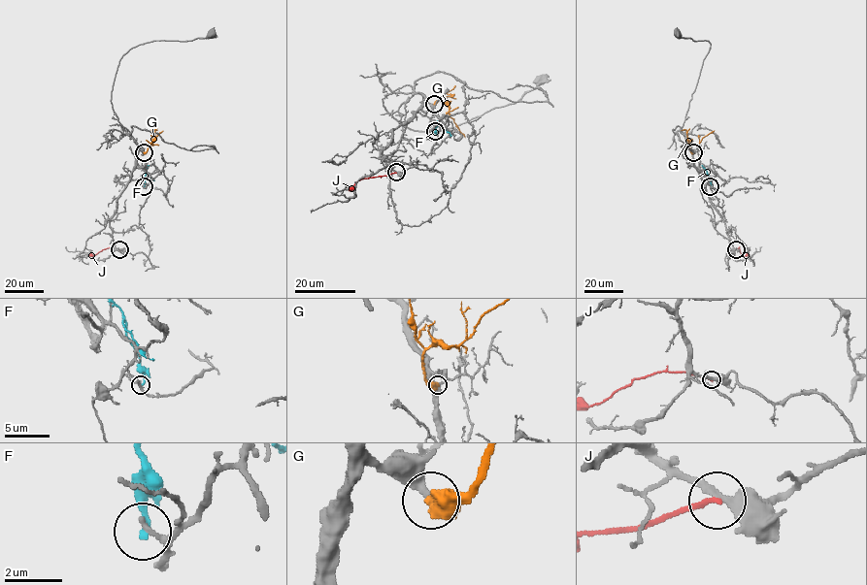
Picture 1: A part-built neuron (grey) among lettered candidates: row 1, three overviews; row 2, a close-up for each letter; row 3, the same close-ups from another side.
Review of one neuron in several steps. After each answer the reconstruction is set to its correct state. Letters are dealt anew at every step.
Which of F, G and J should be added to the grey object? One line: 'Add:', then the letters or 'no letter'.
Add: G

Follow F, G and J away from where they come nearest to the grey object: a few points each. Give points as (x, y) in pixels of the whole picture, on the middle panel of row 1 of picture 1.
F: (436, 131), (440, 125), (451, 136)
G: (434, 104), (445, 100), (449, 115), (465, 138)
J: (396, 173), (361, 178), (349, 191)

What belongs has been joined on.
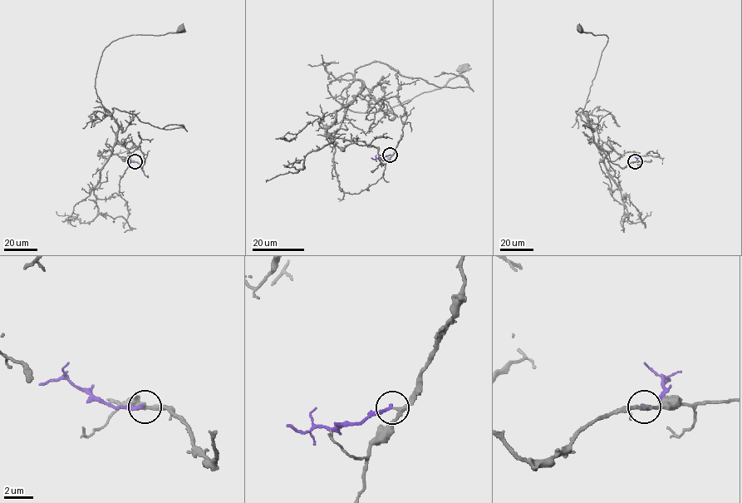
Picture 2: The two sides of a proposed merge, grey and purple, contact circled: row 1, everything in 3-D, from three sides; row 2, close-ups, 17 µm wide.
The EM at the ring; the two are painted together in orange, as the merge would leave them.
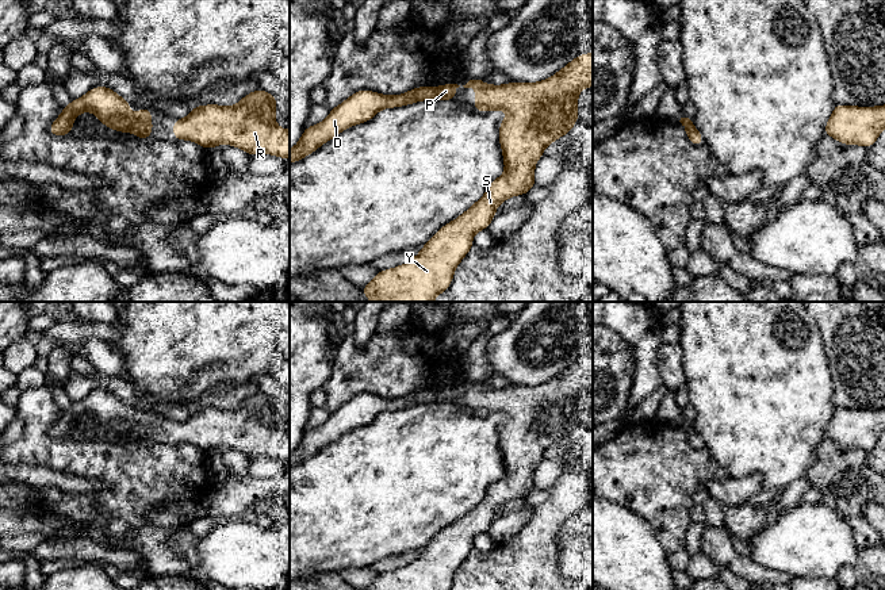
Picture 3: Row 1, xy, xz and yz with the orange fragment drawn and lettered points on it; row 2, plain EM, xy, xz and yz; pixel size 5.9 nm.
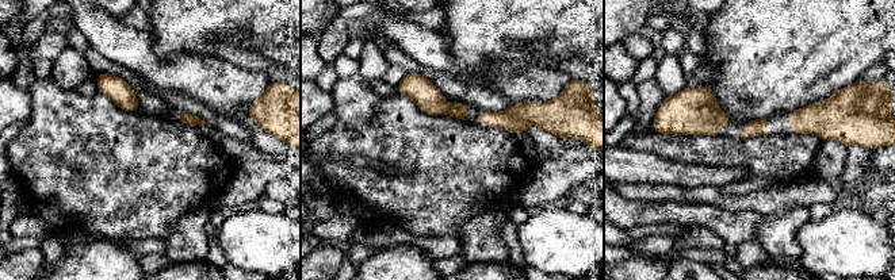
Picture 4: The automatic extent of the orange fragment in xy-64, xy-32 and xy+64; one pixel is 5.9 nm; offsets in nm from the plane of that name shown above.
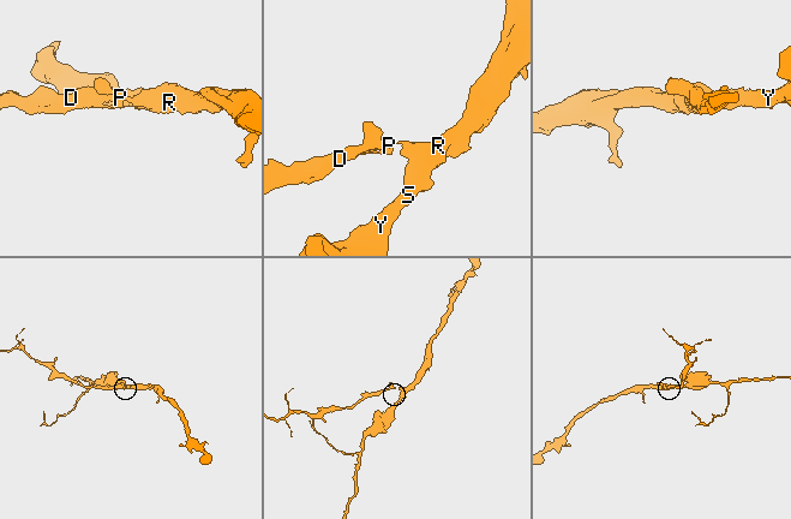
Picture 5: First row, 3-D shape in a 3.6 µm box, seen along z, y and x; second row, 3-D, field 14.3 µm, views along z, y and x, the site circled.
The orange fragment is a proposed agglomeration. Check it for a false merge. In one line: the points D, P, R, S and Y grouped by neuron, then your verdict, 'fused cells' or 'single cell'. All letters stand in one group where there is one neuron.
D P R S Y | single cell

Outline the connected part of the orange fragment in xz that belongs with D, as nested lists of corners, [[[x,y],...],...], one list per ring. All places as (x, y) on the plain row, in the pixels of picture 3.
[[[442,387],[437,391],[424,388],[406,396],[387,399],[372,394],[357,394],[340,409],[330,413],[329,419],[315,429],[307,429],[295,451],[290,452],[290,467],[304,461],[345,432],[371,424],[383,411],[409,409],[424,403],[456,403],[457,387]]]

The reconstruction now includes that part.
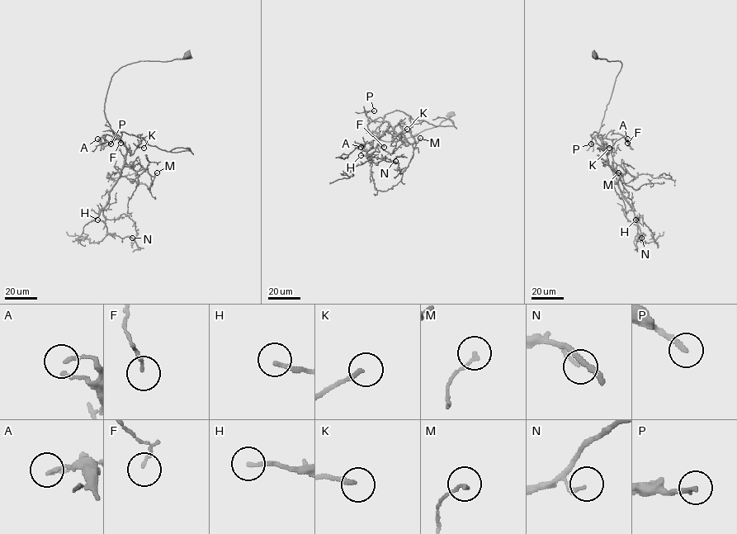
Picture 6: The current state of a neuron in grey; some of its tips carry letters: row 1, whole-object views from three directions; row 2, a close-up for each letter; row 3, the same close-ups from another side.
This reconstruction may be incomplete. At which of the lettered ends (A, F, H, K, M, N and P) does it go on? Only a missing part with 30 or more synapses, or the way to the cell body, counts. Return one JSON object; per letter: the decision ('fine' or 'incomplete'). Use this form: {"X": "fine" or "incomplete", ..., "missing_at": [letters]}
{"A": "fine", "F": "fine", "H": "fine", "K": "fine", "M": "fine", "N": "fine", "P": "fine", "missing_at": []}

